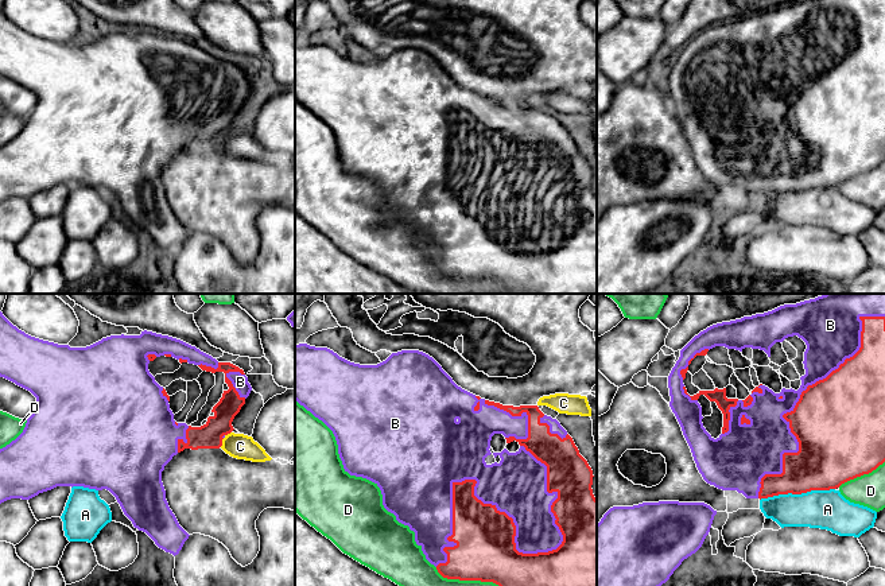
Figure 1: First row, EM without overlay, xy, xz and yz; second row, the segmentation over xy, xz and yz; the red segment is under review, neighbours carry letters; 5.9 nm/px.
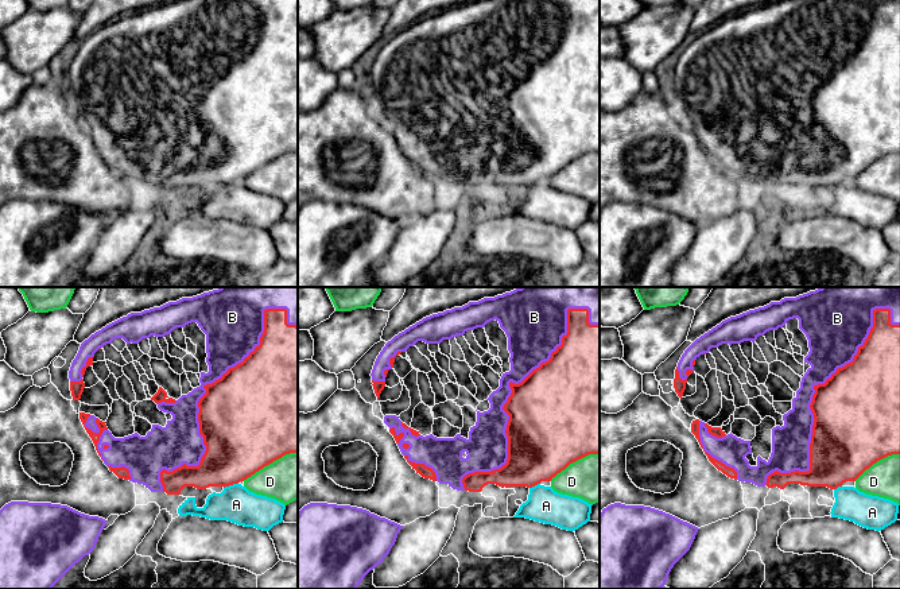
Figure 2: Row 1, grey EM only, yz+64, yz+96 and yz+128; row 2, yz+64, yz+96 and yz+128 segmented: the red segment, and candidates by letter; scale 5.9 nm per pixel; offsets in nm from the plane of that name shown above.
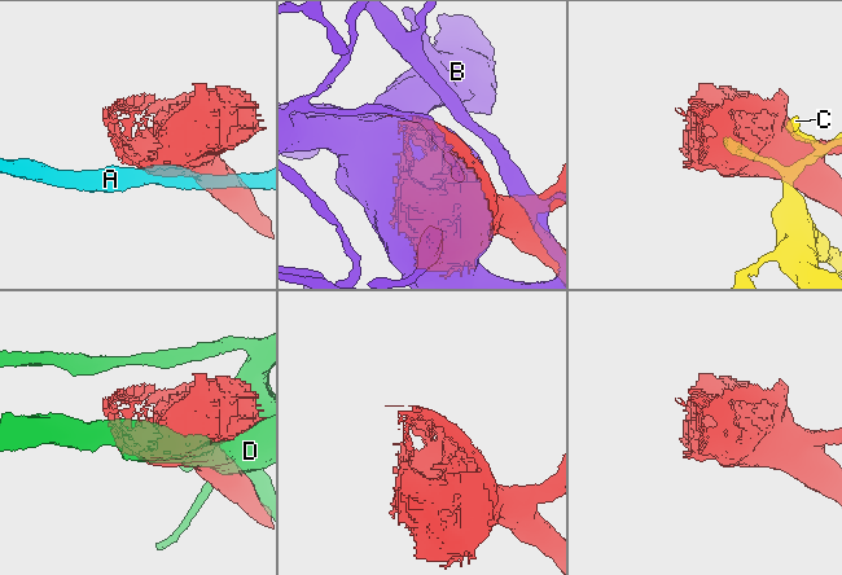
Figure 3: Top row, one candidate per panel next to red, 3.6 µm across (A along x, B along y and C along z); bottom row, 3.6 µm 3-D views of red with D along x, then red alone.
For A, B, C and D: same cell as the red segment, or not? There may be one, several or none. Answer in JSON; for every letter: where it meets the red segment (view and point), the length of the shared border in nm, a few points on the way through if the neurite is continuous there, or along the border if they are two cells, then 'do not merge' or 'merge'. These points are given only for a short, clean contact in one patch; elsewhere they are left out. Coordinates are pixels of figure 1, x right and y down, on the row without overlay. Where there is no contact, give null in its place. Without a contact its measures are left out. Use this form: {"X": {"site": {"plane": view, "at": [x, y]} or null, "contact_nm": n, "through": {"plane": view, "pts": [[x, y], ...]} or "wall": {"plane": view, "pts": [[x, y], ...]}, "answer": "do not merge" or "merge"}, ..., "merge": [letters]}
{"A": {"site": {"plane": "yz", "at": [796, 191]}, "contact_nm": 460, "answer": "do not merge"}, "B": {"site": {"plane": "xz", "at": [505, 212]}, "contact_nm": 900, "answer": "merge"}, "C": {"site": {"plane": "xy", "at": [221, 140]}, "contact_nm": 60, "answer": "do not merge"}, "D": {"site": {"plane": "yz", "at": [861, 173]}, "contact_nm": 320, "answer": "do not merge"}, "merge": ["B"]}

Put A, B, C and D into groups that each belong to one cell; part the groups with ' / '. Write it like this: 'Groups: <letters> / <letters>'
Groups: A / B / C / D

